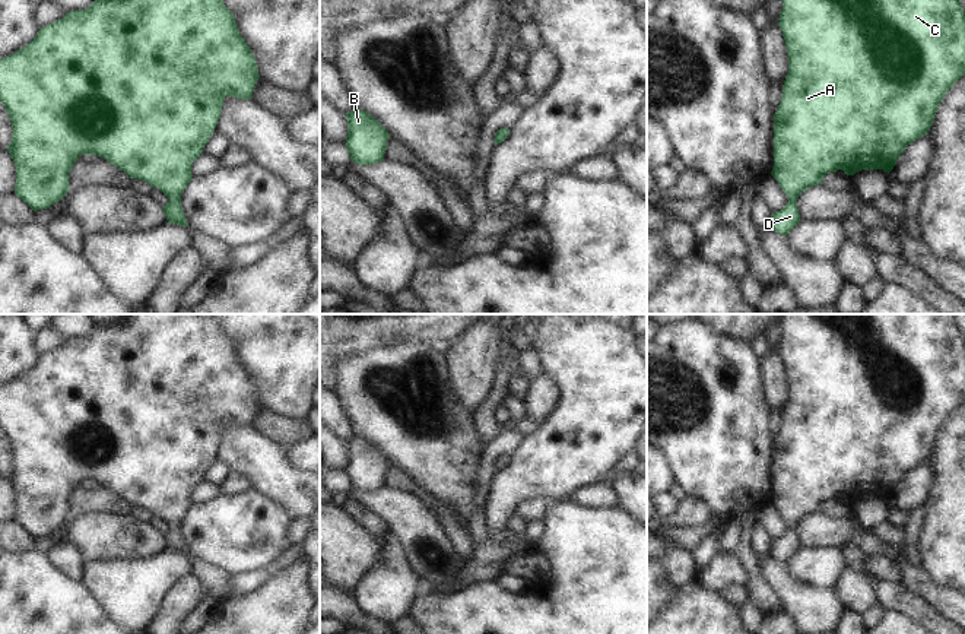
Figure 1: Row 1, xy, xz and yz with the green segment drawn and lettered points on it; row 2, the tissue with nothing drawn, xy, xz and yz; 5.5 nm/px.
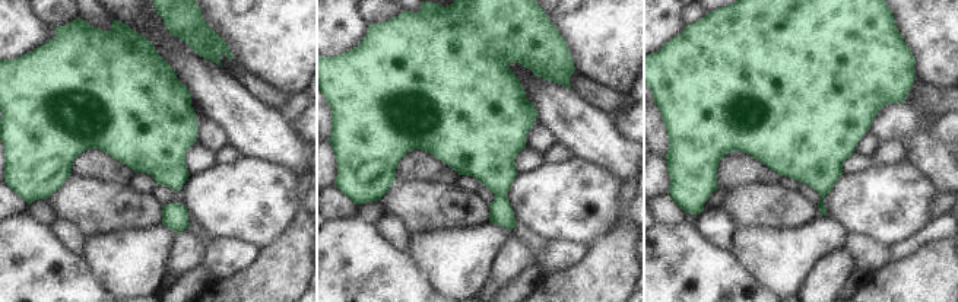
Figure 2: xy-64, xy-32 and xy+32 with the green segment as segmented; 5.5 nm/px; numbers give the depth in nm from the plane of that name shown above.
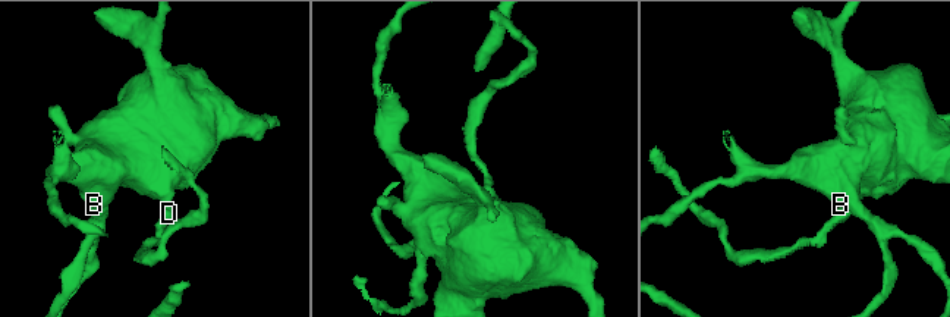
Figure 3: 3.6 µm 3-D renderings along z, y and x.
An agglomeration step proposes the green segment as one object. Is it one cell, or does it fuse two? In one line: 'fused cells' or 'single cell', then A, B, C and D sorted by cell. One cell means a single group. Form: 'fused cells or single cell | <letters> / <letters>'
single cell | A B C D

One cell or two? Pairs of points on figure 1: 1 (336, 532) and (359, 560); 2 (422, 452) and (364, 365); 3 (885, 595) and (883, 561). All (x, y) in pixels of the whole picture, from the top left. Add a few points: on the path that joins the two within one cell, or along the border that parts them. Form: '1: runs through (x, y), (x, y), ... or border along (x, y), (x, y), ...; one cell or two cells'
1: runs through (339, 539), (352, 552); one cell
2: runs through (400, 430), (361, 387); one cell
3: border along (866, 557), (867, 573), (901, 583); two cells

